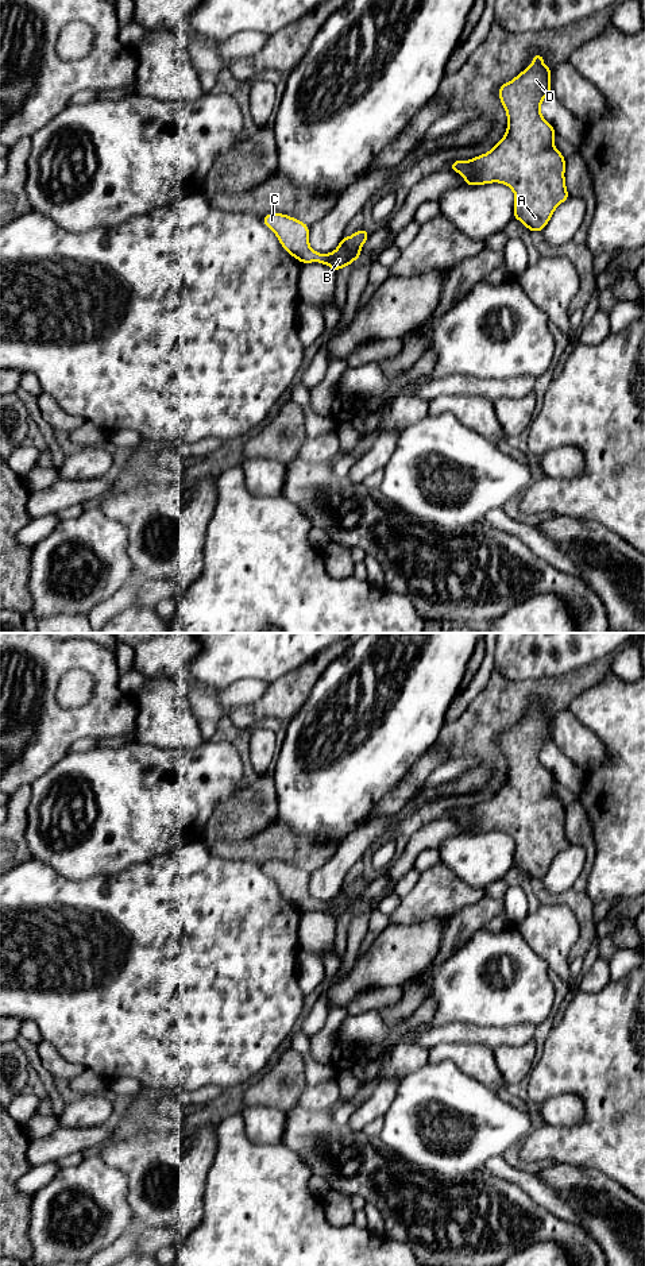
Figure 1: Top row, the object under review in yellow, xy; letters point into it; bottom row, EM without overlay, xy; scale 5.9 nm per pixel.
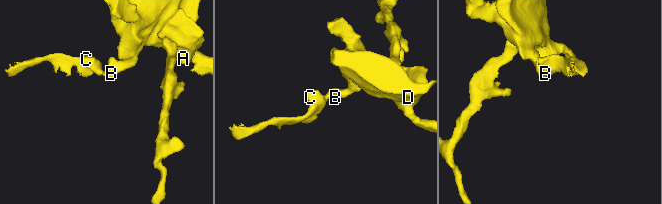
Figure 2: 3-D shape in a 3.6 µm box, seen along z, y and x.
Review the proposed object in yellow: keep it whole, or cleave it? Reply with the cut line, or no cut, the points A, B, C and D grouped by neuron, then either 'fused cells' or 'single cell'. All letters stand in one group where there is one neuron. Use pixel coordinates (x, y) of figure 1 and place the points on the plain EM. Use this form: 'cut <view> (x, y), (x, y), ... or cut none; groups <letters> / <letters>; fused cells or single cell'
cut none; groups A B C D; single cell

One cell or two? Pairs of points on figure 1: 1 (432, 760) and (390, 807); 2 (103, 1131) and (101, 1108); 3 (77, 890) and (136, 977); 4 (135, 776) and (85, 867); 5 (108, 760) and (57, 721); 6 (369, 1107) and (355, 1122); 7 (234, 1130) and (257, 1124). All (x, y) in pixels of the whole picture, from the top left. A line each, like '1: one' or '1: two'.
1: one
2: two
3: one
4: one
5: two
6: one
7: two

